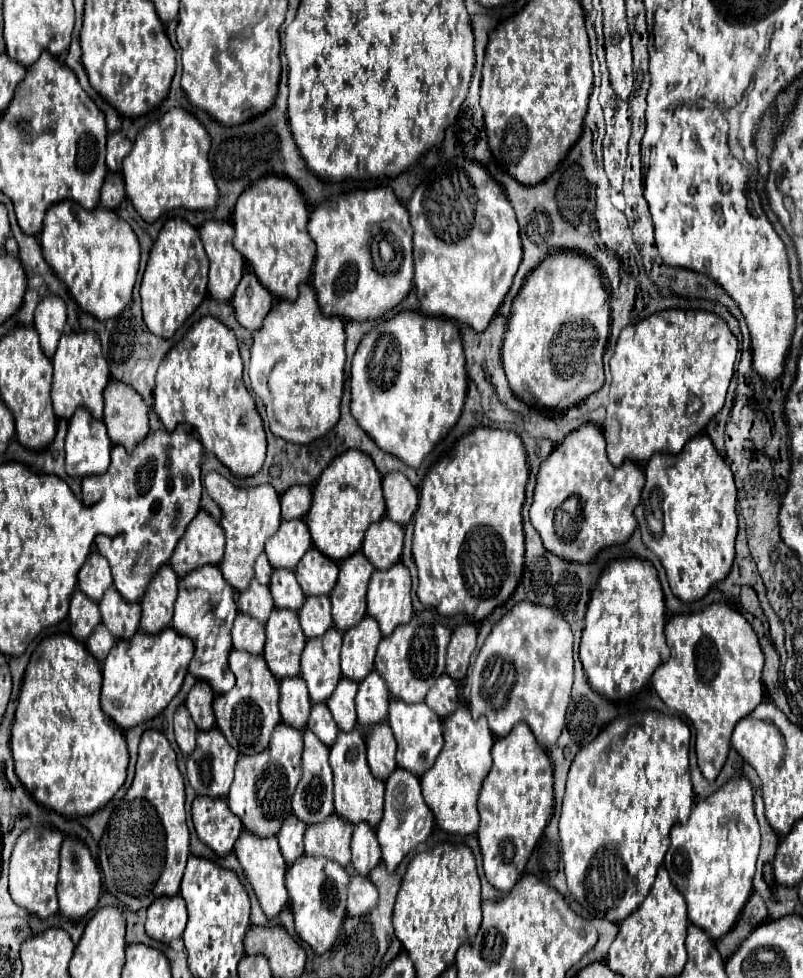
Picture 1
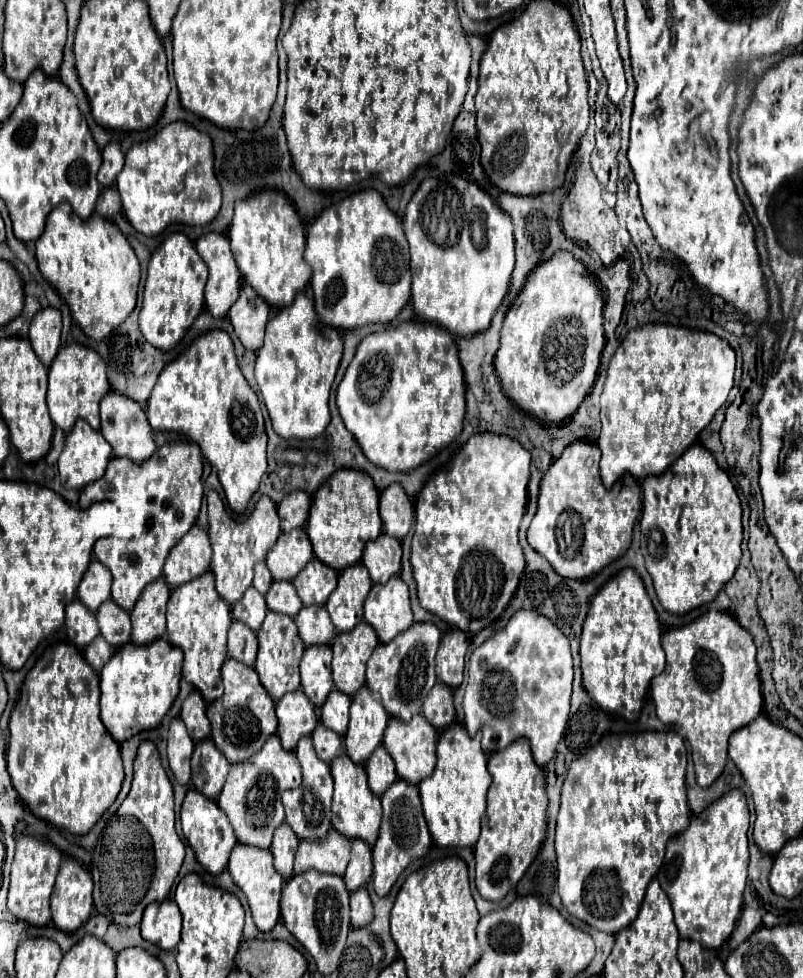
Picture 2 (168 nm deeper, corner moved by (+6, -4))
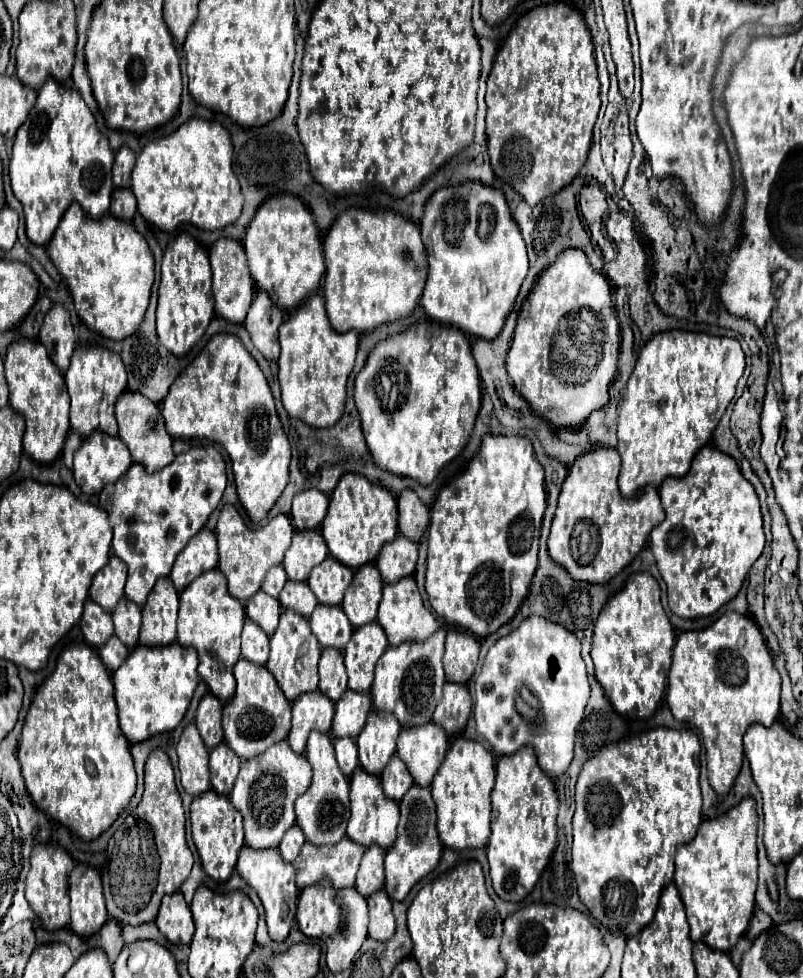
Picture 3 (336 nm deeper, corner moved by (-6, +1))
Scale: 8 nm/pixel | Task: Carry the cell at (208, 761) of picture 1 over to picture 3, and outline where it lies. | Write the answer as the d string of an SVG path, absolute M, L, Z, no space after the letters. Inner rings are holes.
M223 742L217 744L217 748L209 754L209 770L211 770L211 788L219 792L221 796L229 796L233 782L239 774L241 760L235 756L235 752Z

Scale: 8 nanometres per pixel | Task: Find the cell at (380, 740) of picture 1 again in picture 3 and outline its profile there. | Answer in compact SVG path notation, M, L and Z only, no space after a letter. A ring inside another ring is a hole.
M397 754L393 756L393 760L389 760L385 770L381 772L381 784L383 784L385 796L393 800L401 800L401 796L411 788L413 778L409 776L405 762Z

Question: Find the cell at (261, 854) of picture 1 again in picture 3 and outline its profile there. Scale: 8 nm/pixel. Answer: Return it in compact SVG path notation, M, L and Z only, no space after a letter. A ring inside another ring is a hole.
M243 846L239 852L239 860L237 860L237 872L251 888L257 890L257 894L263 902L269 936L273 940L285 940L293 926L297 898L299 898L299 888L295 884L295 868L281 860L281 852L277 848L255 850L255 848Z

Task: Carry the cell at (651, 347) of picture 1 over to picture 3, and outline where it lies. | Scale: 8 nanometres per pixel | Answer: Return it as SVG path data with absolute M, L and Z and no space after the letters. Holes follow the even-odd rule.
M669 330L647 340L639 352L635 370L625 386L617 424L617 452L621 456L619 490L625 498L645 484L659 486L667 476L683 476L699 448L703 448L735 396L737 382L745 372L745 354L735 338L719 338L701 332Z

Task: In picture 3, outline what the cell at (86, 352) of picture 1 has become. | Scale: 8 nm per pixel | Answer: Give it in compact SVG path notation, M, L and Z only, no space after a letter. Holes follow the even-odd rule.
M97 344L77 346L71 356L71 364L65 372L65 386L71 396L69 422L75 432L79 432L85 438L89 436L89 432L93 432L93 428L101 428L103 432L117 436L117 420L113 414L113 404L125 392L127 372L125 366L121 364L121 358L115 352Z

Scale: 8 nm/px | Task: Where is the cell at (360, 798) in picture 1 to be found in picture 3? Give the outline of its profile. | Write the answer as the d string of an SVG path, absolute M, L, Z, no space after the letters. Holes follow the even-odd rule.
M357 768L357 772L353 772L349 784L351 784L351 818L347 826L347 836L361 846L369 846L369 844L379 844L381 848L393 846L393 840L397 838L397 822L399 822L397 802L387 798L381 780L373 774L367 774L363 768Z

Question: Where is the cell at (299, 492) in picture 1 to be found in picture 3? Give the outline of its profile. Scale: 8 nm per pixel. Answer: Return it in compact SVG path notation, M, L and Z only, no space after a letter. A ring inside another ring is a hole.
M305 490L293 498L291 522L297 530L311 530L321 524L327 514L329 498L321 490Z

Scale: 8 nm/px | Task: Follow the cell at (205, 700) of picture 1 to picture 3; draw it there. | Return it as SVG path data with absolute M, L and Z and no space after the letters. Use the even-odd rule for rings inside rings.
M205 694L199 702L199 708L197 708L195 724L197 724L197 728L201 732L201 738L203 738L203 742L209 750L223 742L221 710L223 710L223 704L213 694Z

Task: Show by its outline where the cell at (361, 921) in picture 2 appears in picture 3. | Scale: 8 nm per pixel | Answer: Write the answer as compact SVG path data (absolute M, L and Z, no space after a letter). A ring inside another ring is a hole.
M377 890L367 898L367 904L369 904L369 936L379 942L385 942L395 932L391 898L383 890Z

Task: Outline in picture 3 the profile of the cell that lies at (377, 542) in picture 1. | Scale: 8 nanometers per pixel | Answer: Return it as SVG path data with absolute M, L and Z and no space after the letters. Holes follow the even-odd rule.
M401 534L393 542L387 542L377 556L377 568L383 582L397 582L405 576L411 576L415 572L415 562L417 544Z

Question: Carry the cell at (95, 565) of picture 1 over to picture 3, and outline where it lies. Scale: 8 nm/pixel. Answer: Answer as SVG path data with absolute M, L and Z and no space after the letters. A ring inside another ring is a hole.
M111 556L109 564L95 574L89 596L93 598L93 602L101 604L101 608L113 612L117 602L123 598L125 578L127 578L125 562L119 560L117 556Z

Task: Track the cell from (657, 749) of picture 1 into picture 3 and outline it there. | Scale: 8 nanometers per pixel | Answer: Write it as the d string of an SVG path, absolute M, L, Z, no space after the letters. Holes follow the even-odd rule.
M655 728L643 736L605 746L581 768L575 788L571 870L575 874L581 902L587 906L591 916L613 934L629 938L649 924L661 888L673 880L673 858L677 846L693 840L701 824L699 756L701 744L691 730Z

